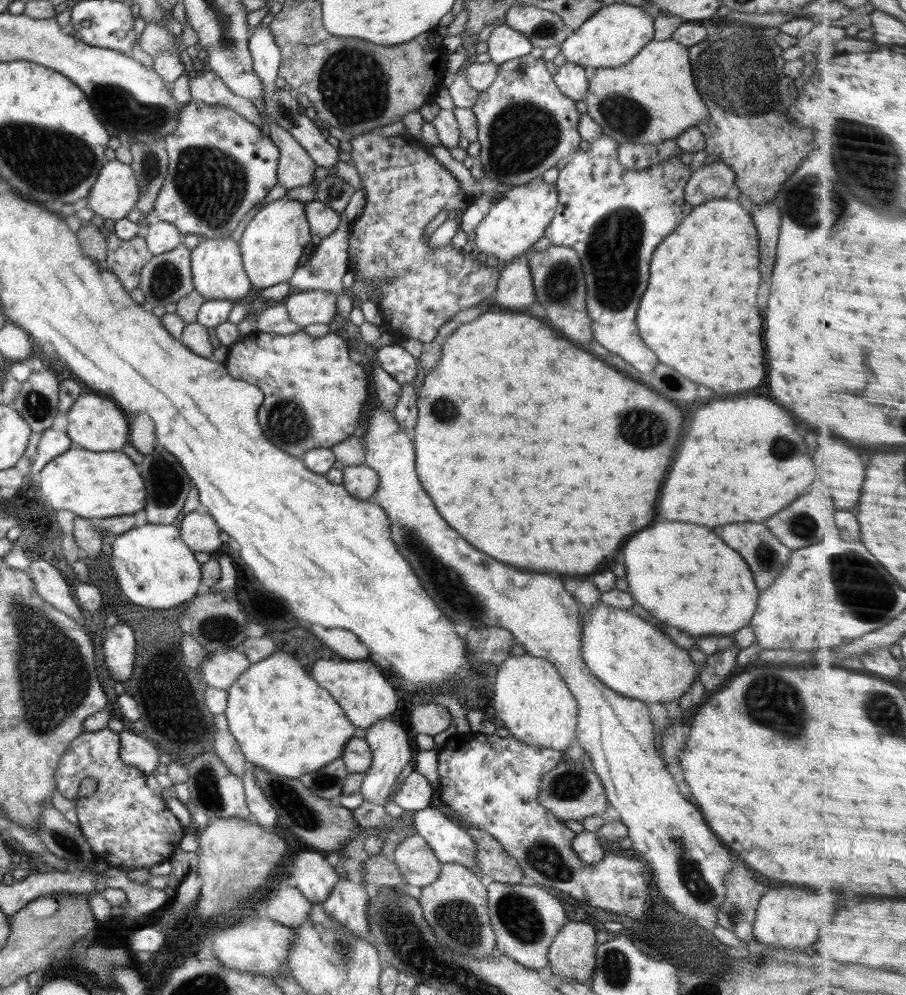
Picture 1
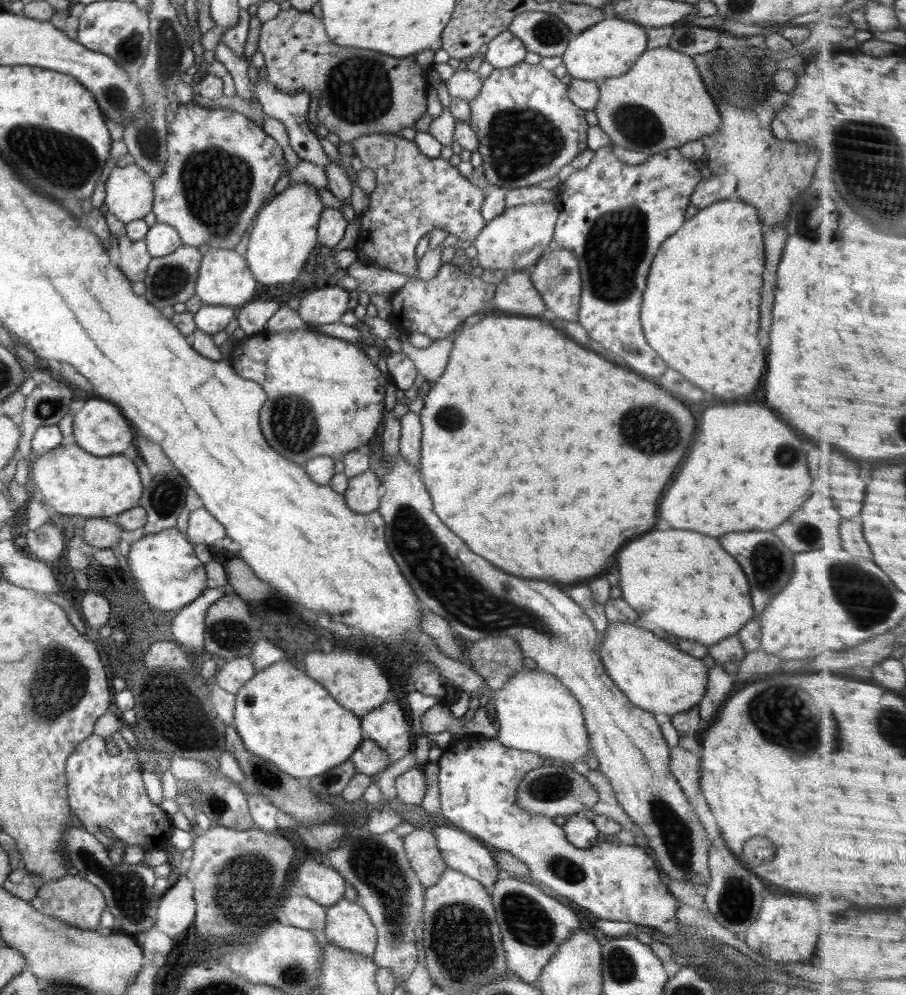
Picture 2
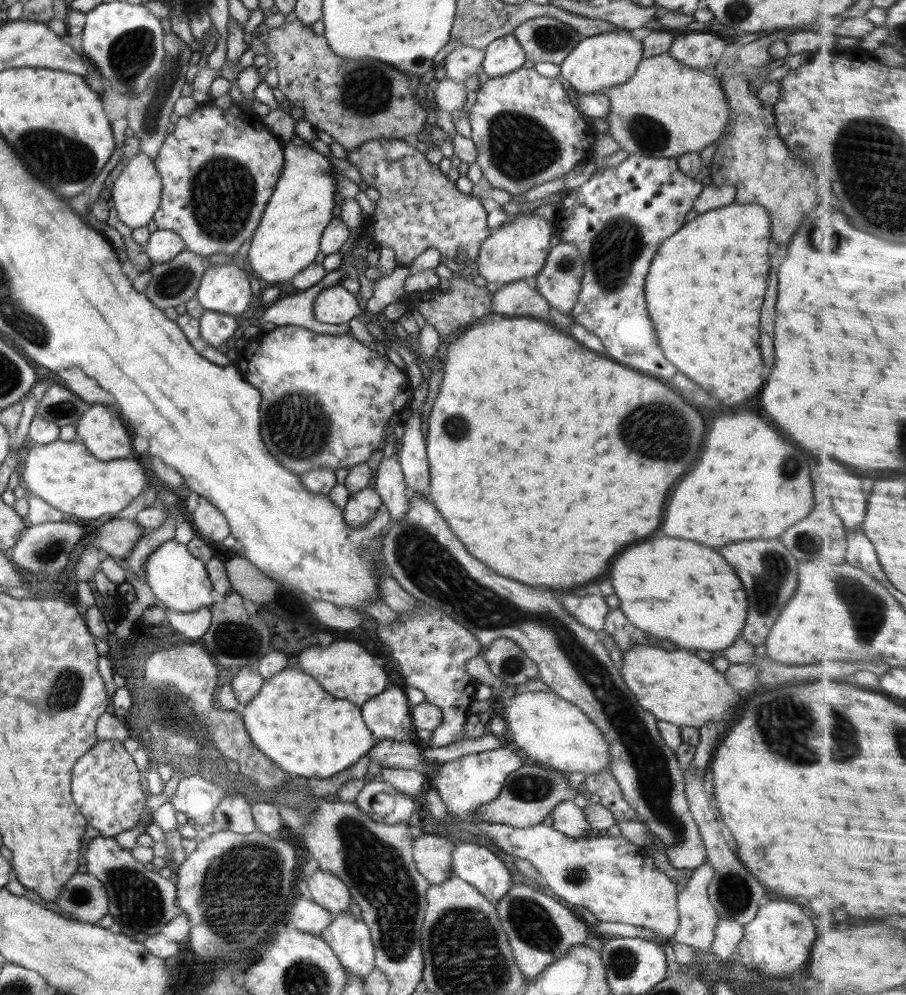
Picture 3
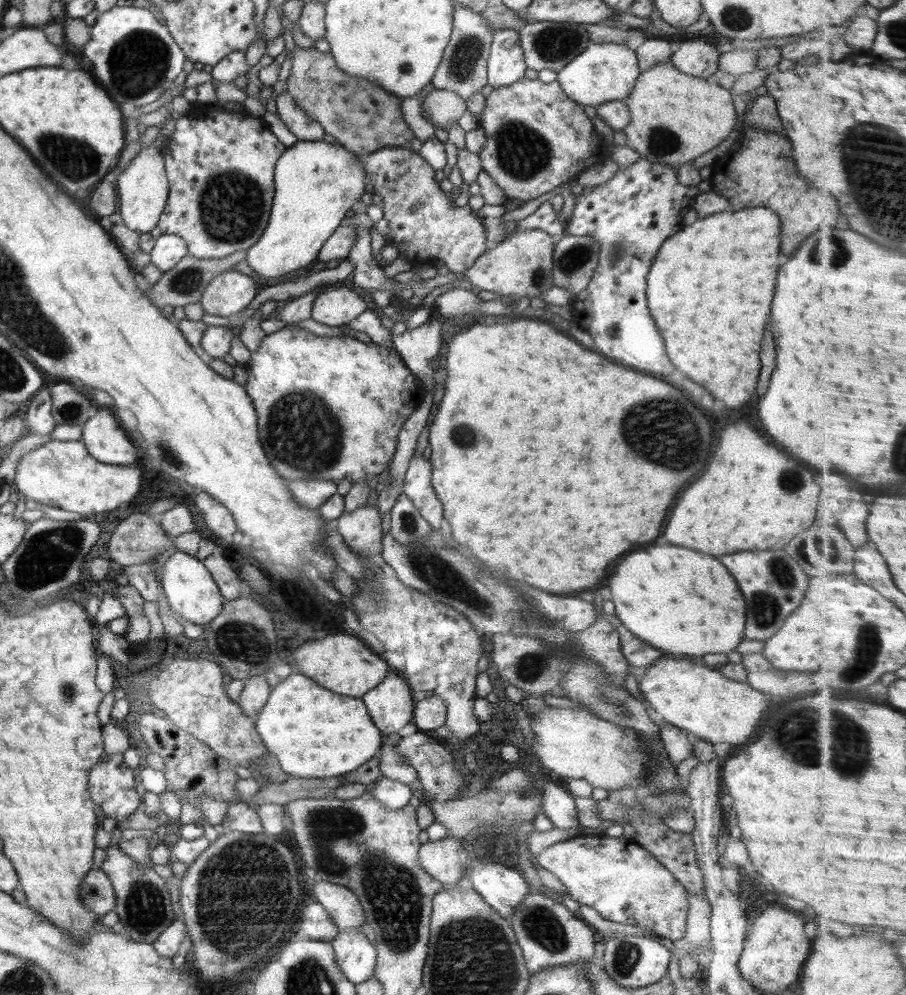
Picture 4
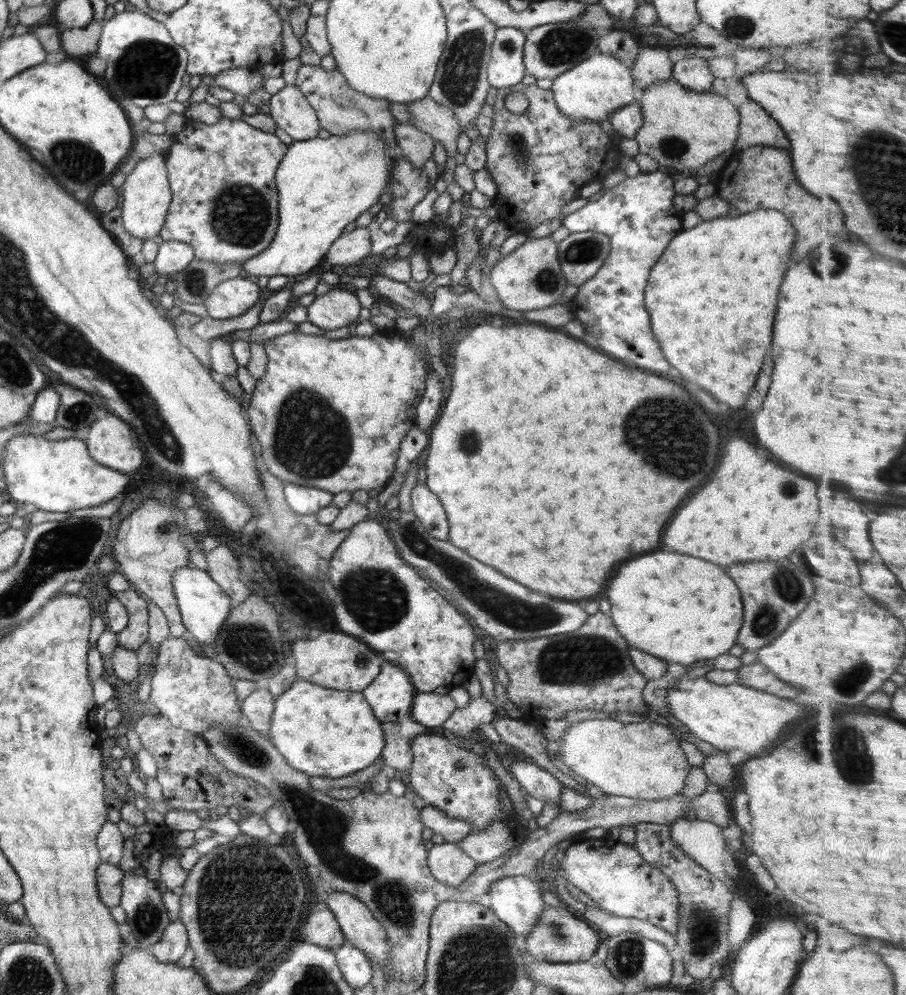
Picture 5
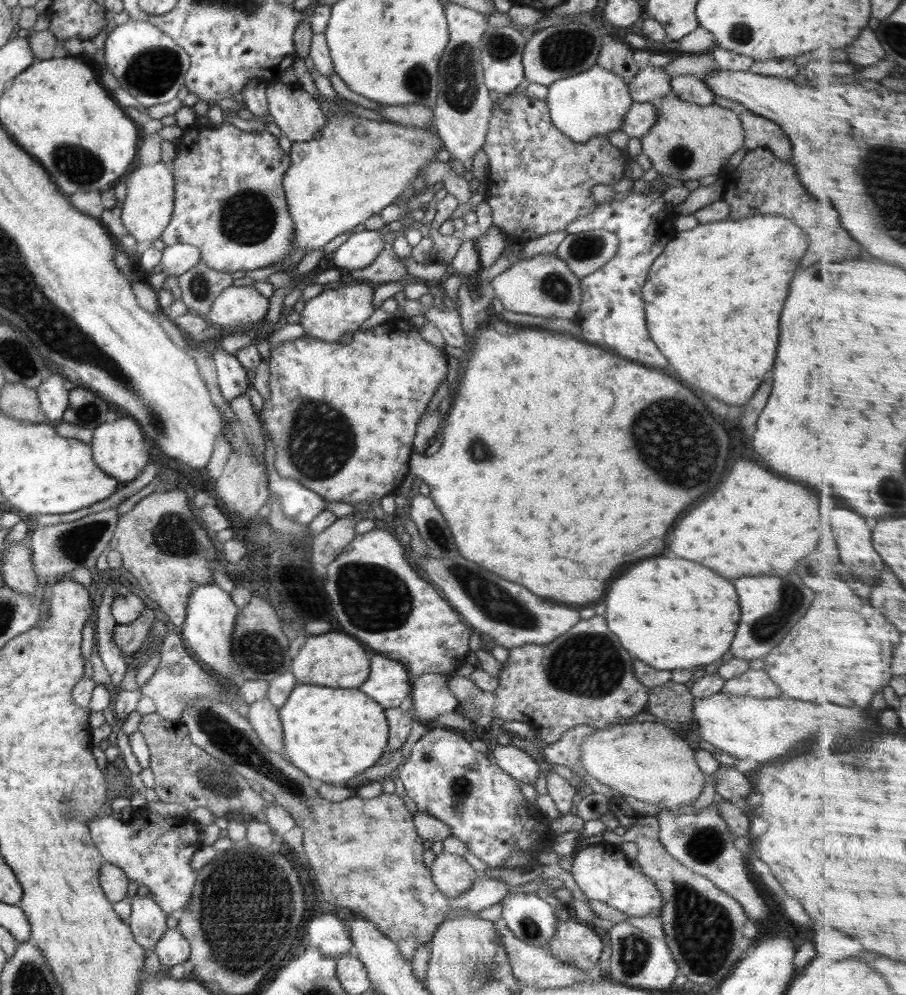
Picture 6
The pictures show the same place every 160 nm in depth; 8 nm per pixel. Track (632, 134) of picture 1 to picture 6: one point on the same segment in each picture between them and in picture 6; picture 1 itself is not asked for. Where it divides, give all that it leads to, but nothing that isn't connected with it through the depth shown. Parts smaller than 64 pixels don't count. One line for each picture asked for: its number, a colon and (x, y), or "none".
2: (661, 103)
3: (667, 109)
4: (675, 118)
5: (683, 130)
6: (687, 142)

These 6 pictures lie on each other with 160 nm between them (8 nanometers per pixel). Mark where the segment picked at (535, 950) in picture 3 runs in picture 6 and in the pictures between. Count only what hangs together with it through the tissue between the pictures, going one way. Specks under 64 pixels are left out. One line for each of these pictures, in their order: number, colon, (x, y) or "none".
4: (548, 934)
5: (559, 935)
6: (577, 944)

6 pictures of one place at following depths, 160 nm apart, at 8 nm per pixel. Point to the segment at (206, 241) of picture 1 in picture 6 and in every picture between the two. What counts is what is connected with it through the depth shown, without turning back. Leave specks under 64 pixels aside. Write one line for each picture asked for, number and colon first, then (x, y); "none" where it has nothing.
2: (224, 279)
3: (225, 288)
4: (230, 292)
5: (235, 296)
6: (238, 308)

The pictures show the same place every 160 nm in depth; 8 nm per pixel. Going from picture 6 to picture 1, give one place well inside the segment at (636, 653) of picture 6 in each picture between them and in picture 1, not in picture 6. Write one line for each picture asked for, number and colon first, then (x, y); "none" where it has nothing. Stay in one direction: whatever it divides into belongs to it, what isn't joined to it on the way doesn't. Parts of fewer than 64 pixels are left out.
1: (684, 575)
2: (685, 583)
3: (682, 592)
4: (680, 602)
5: (683, 610)

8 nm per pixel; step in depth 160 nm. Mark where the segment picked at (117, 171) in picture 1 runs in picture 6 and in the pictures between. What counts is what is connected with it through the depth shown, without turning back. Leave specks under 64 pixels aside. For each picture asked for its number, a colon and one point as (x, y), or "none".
2: (129, 193)
3: (136, 195)
4: (143, 189)
5: (146, 195)
6: (148, 206)

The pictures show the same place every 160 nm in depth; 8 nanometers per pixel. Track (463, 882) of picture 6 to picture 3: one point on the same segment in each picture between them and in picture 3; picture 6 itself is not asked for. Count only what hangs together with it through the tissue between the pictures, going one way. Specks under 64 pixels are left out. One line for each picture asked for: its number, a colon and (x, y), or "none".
3: (432, 852)
4: (446, 860)
5: (449, 864)

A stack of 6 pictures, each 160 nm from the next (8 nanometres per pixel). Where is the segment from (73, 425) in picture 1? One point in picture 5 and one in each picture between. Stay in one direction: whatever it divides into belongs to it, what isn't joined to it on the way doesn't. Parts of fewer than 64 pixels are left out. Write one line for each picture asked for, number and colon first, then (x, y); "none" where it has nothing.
2: (99, 428)
3: (103, 435)
4: (103, 436)
5: (110, 442)

